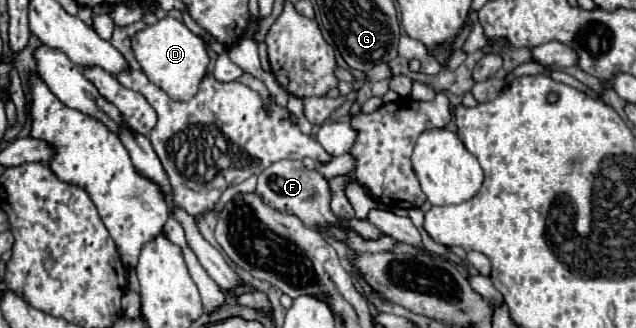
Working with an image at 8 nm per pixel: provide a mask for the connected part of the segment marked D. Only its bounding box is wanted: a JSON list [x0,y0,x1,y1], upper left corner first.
[133,16,209,102]

